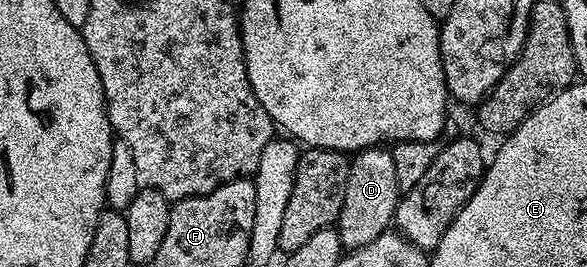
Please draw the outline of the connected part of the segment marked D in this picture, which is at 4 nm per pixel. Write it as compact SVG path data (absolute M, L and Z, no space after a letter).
M380 145L354 152L349 165L349 181L345 181L345 205L341 205L337 224L344 249L356 251L359 247L369 245L369 241L377 241L377 237L381 237L381 233L394 224L400 198L397 172L390 150Z

